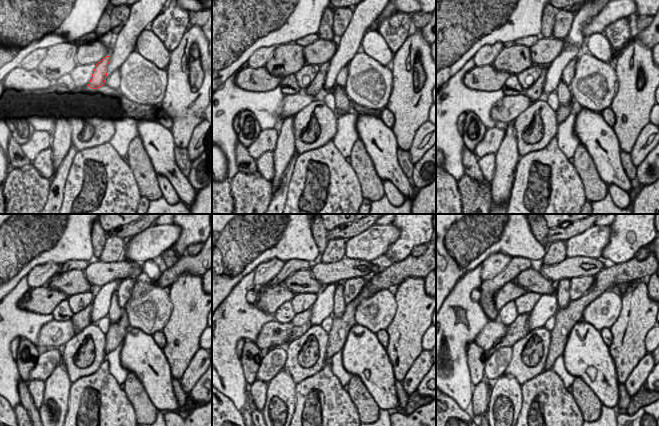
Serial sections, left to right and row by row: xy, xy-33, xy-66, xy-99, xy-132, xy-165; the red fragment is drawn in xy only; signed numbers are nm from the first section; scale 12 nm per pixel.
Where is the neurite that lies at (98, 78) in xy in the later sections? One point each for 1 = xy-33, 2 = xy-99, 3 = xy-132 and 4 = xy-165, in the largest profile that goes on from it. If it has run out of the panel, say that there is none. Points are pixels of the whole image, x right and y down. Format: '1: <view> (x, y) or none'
1: xy-33 (317, 85)
2: xy-99 (81, 319)
3: xy-132 (301, 322)
4: xy-165 (519, 328)

